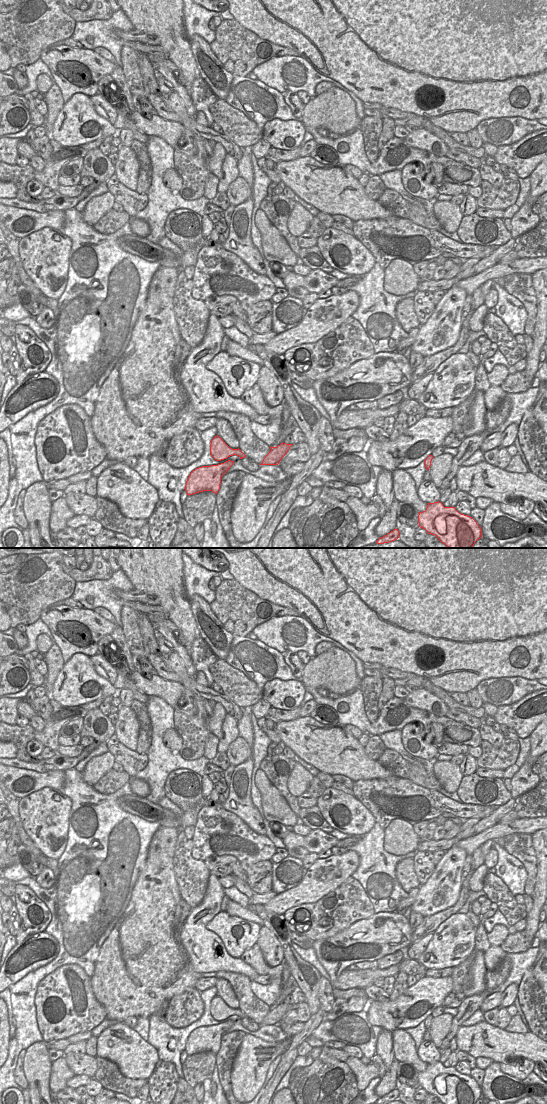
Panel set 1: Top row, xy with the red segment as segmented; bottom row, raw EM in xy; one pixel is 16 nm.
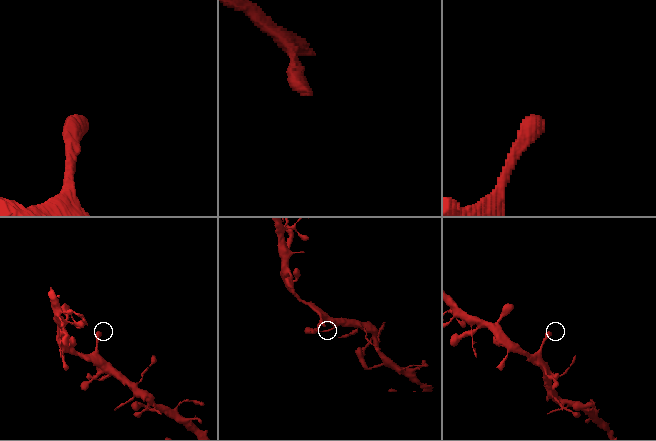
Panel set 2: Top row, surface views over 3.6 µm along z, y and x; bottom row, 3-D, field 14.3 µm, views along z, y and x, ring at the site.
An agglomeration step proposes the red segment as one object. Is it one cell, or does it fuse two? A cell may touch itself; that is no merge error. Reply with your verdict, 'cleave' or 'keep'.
keep

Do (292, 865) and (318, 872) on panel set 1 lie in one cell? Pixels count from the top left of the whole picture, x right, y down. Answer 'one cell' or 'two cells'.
two cells

